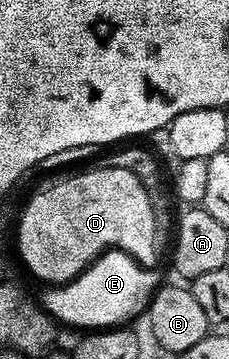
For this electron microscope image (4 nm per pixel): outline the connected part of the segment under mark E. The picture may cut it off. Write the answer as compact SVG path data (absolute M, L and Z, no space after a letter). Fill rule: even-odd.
M106 250L72 281L42 288L45 290L39 296L39 303L58 322L83 326L83 329L115 327L142 314L160 283L154 268L144 267L124 250Z

